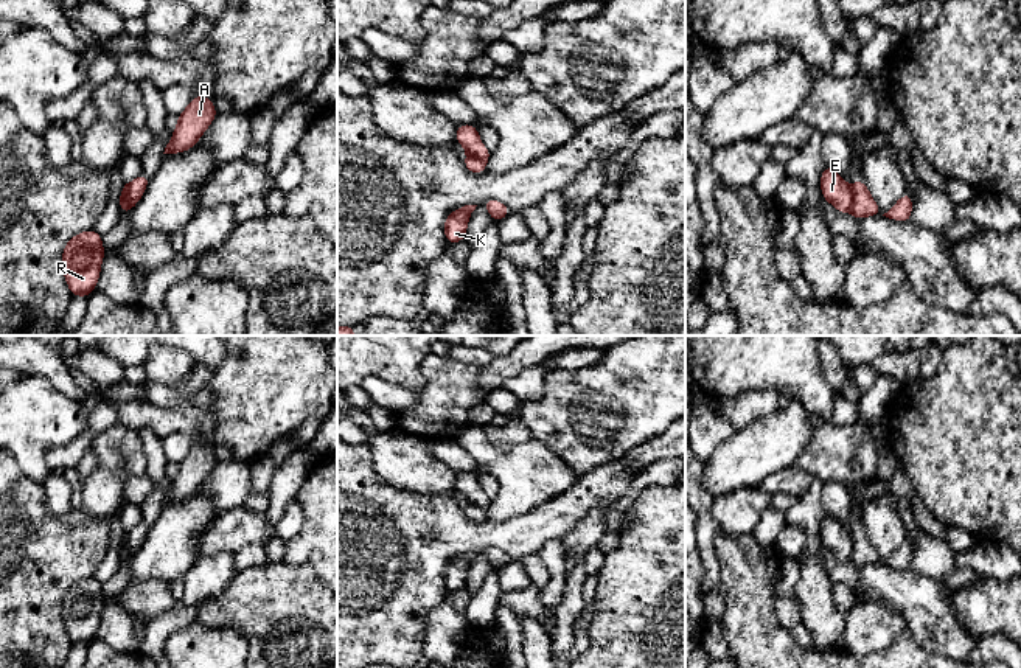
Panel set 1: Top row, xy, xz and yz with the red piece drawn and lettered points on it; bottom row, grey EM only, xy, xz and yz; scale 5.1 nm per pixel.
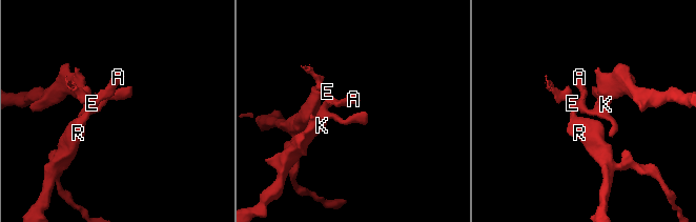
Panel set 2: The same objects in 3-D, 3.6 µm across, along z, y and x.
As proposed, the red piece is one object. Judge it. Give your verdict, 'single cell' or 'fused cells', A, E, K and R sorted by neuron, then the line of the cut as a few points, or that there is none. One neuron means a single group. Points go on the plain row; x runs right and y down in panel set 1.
fused cells | A E R / K | yz (849, 538), (852, 541), (850, 558)

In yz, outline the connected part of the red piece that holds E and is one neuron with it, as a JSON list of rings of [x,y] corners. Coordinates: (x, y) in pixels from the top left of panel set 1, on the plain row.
[[[827,511],[821,522],[821,541],[839,561],[852,558],[853,541],[847,536],[844,527]]]

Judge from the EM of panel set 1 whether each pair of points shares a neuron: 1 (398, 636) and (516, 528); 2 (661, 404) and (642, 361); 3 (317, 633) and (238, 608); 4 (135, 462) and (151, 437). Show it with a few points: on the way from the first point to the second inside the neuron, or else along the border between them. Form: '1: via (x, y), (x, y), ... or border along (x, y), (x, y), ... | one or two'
1: via (398, 597), (457, 536), (477, 535) | one
2: via (661, 393), (650, 381), (647, 372) | one
3: via (297, 626), (278, 608), (258, 608) | one
4: border along (137, 431), (146, 459), (146, 474) | two

